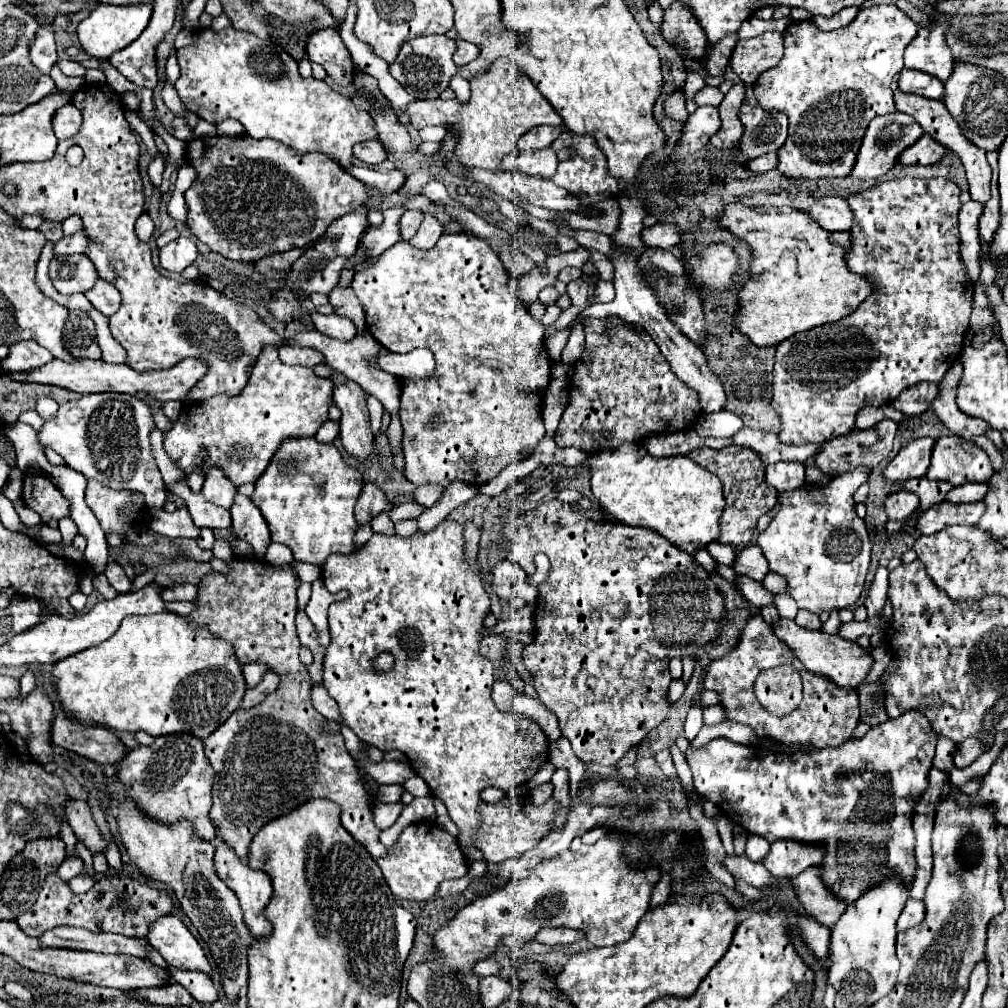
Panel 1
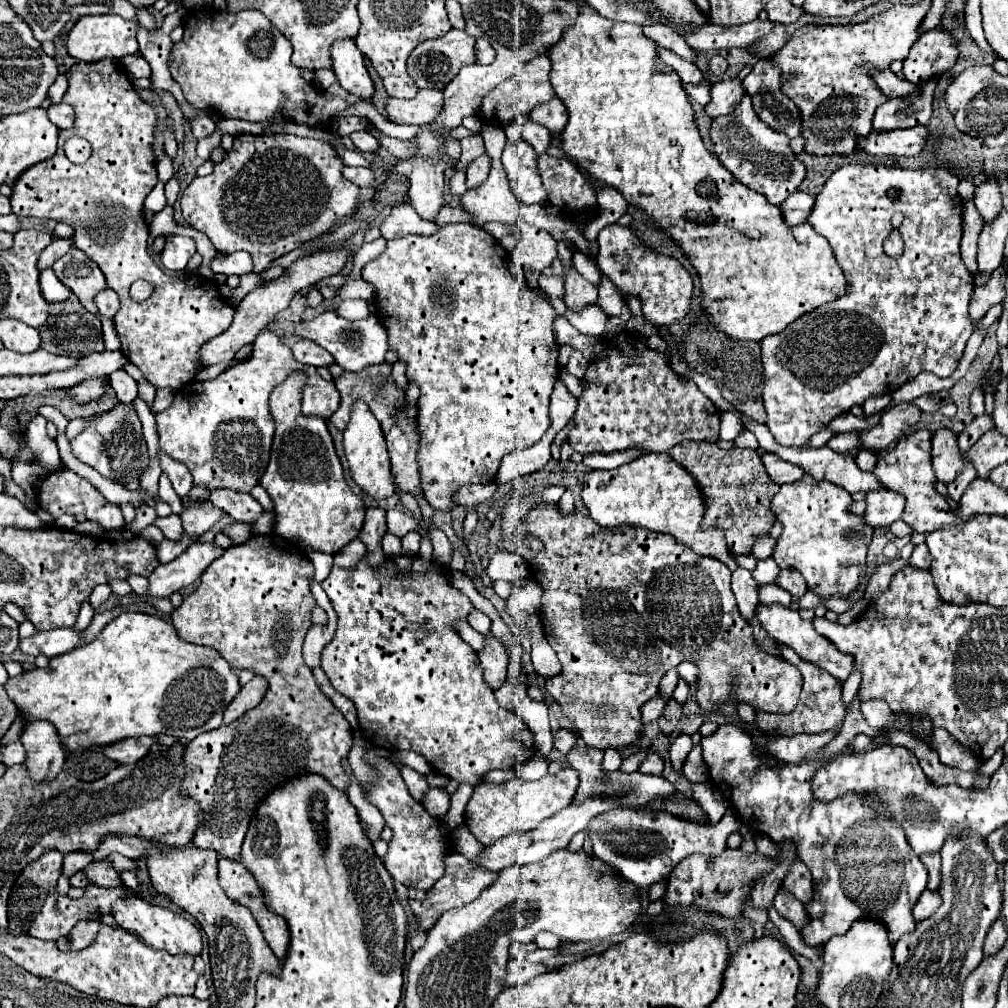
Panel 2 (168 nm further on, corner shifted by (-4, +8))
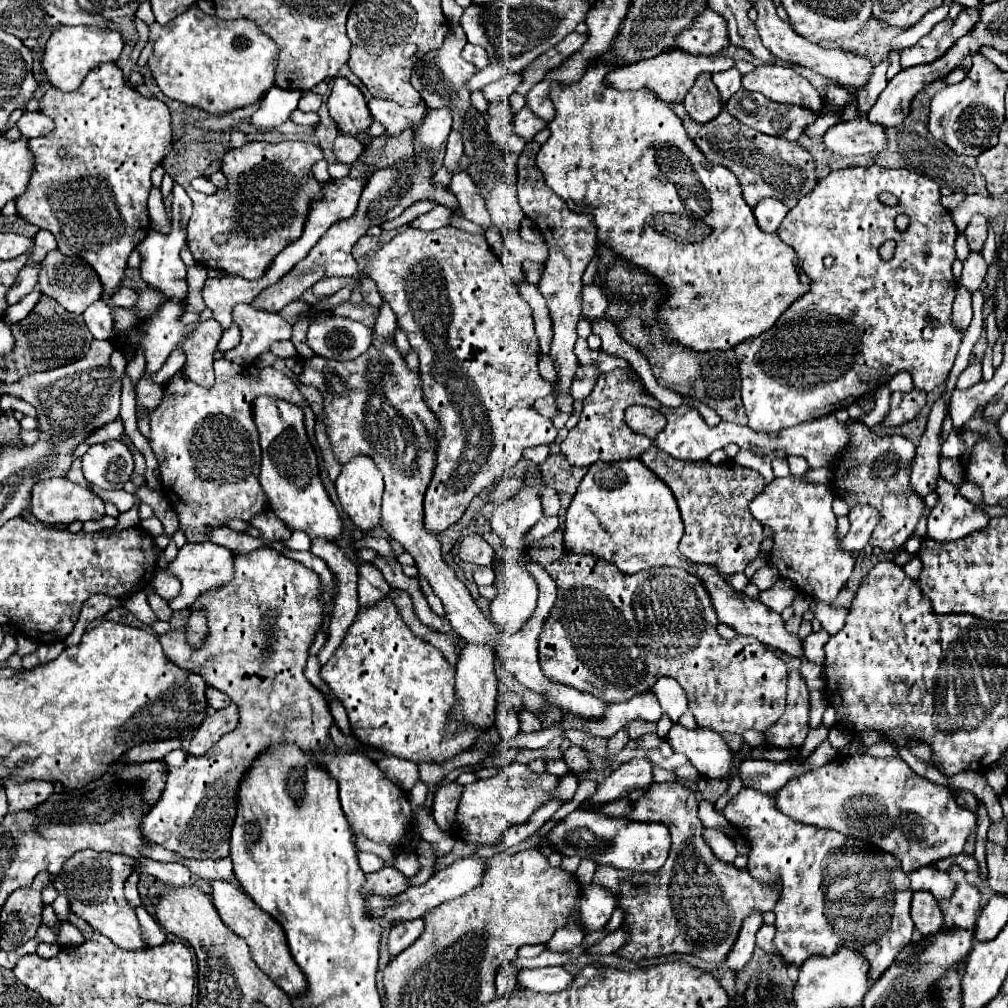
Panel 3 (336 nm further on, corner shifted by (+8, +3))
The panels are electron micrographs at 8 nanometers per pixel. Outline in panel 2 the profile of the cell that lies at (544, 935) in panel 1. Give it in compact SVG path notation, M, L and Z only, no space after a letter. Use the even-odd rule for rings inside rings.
M543 931L543 933L539 933L539 935L537 935L535 945L537 945L539 949L555 949L555 947L559 945L559 939L557 939L553 933Z

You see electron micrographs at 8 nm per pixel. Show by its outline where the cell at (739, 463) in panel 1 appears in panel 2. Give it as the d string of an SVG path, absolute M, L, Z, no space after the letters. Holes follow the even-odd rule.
M681 441L669 451L669 455L685 467L699 485L705 499L703 529L723 529L731 555L751 555L757 537L767 535L775 523L769 505L773 495L779 491L779 485L767 475L761 457L751 449L733 447L731 451L723 451L717 445L703 441Z

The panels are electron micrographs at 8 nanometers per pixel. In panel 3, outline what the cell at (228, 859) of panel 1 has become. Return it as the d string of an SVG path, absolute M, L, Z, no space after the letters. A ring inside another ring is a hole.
M211 880L211 900L221 916L221 920L241 938L245 938L245 942L251 948L251 956L257 962L257 966L281 988L285 990L289 996L297 996L299 992L305 990L305 978L303 972L299 970L299 966L295 966L289 950L287 950L287 938L283 934L283 928L279 926L279 922L275 922L269 914L263 914L263 910L259 910L259 906L255 906L255 902L241 890L241 886L237 882L225 882L225 880Z

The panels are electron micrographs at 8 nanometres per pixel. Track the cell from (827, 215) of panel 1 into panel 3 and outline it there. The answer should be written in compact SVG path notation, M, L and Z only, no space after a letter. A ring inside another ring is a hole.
M767 198L767 200L761 200L753 208L753 212L755 212L757 224L759 224L759 228L763 232L777 232L781 222L783 222L783 218L789 212L789 208L783 202L775 200L775 198Z

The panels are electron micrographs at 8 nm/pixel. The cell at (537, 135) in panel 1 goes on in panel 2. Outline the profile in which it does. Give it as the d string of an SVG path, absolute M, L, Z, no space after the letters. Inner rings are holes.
M553 97L551 101L537 105L531 111L531 119L545 125L549 131L563 131L565 123L567 123L567 109L563 105L563 101L559 97Z

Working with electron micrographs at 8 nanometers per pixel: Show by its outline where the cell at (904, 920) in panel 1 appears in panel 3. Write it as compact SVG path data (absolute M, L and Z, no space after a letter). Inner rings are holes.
M927 892L913 894L911 920L923 936L929 932L939 932L943 928L943 916L941 916L941 910L933 894L927 894Z

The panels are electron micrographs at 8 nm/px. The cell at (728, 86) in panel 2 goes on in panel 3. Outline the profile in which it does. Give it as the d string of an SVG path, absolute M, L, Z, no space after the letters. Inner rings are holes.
M731 68L731 70L725 70L725 72L715 72L713 74L713 84L717 86L719 90L719 96L721 96L721 104L727 104L727 100L741 88L741 74L737 68Z

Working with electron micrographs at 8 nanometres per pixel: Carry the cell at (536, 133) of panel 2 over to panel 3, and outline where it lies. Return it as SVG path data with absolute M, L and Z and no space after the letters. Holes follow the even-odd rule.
M523 108L517 116L515 116L515 132L519 134L519 138L523 138L525 142L531 142L533 136L543 130L547 124L537 118L529 108Z

